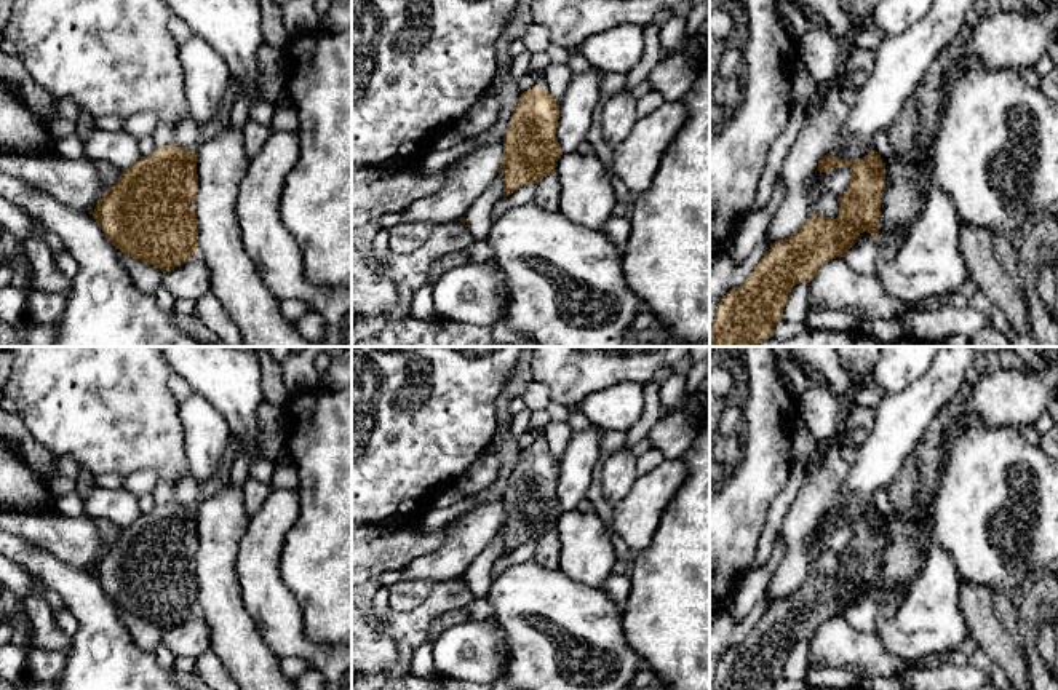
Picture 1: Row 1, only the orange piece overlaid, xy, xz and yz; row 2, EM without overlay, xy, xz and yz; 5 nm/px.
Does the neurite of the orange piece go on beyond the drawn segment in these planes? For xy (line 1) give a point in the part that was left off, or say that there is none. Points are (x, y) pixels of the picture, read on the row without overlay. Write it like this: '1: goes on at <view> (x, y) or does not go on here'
1: does not go on here

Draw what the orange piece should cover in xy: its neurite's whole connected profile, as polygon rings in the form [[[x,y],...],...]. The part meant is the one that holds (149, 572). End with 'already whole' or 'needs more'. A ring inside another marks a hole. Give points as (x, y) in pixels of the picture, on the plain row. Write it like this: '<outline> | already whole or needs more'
[[[169,502],[155,505],[149,514],[123,527],[118,540],[107,546],[93,570],[117,607],[165,631],[192,617],[198,604],[197,521],[197,511],[189,505]]] | already whole

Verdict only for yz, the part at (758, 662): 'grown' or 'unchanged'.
unchanged

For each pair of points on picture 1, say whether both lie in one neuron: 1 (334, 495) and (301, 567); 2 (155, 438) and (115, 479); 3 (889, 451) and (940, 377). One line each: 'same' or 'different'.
1: same
2: different
3: same

